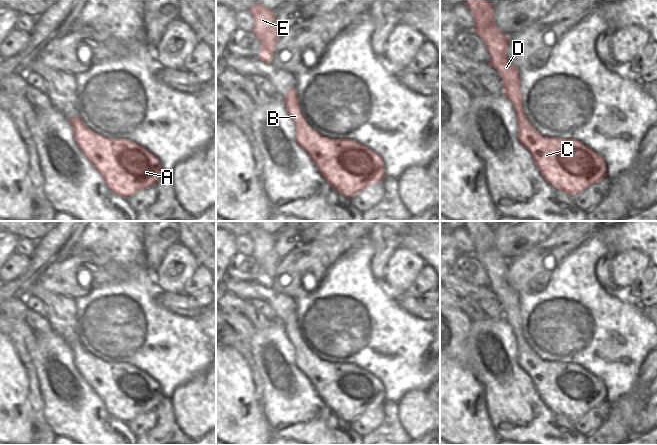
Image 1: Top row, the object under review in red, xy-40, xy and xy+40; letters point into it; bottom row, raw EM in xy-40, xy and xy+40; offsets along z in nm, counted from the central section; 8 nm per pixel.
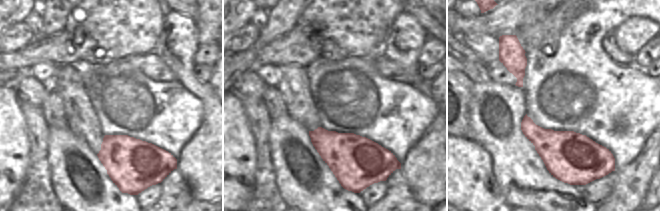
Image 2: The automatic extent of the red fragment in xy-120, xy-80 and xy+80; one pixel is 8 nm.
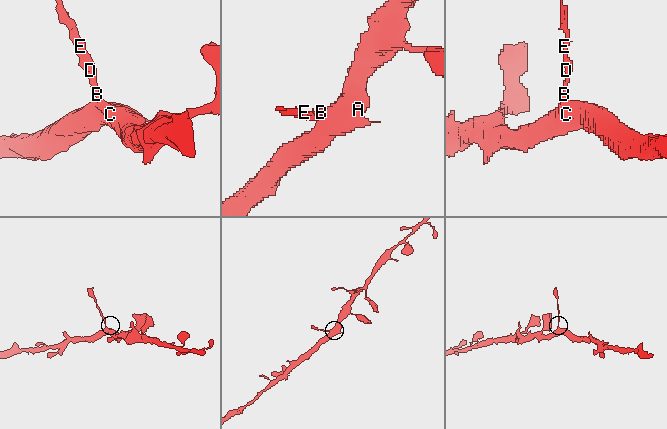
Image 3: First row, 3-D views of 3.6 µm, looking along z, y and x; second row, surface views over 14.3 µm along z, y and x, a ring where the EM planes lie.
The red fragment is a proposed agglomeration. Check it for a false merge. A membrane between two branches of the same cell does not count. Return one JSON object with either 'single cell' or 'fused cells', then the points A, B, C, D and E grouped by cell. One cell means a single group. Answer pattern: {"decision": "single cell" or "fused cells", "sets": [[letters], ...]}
{"decision": "fused cells", "sets": [["A", "B", "C"], ["D", "E"]]}

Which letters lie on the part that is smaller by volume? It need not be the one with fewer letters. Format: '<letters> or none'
D, E.

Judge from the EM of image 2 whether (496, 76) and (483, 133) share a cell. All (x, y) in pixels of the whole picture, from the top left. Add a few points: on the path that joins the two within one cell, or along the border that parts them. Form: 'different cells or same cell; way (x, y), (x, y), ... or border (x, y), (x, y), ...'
different cells; border (490, 79), (500, 84), (514, 85)

